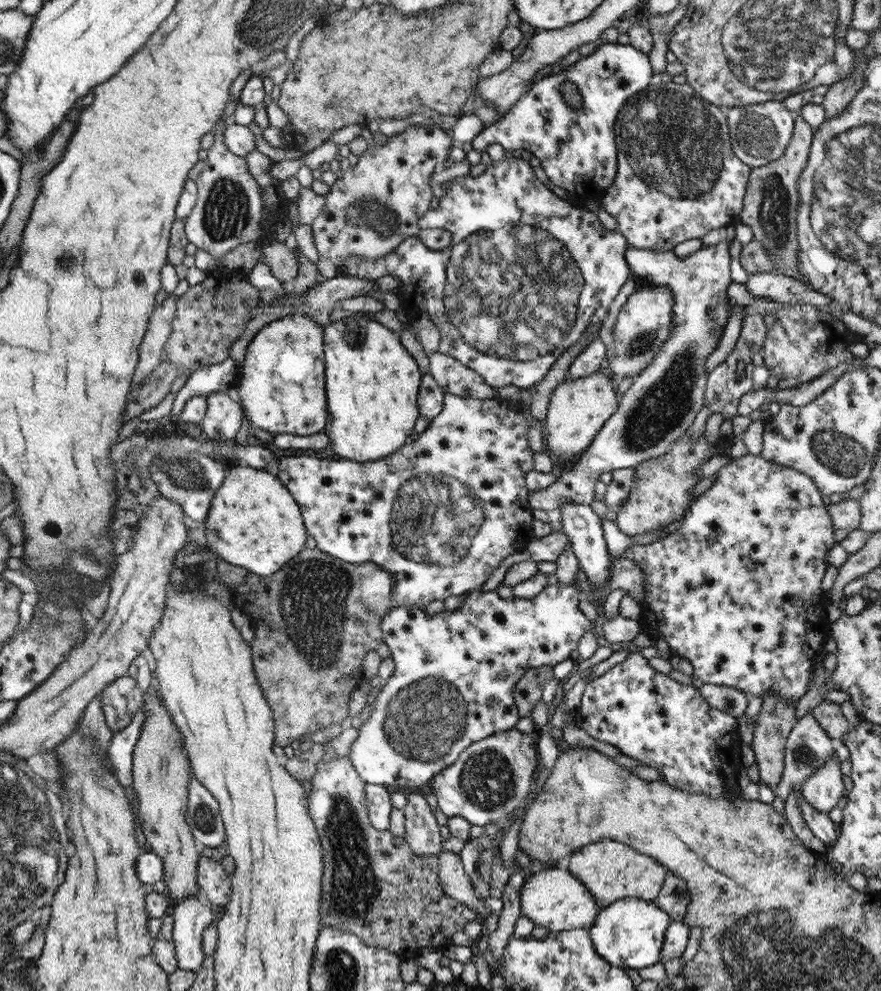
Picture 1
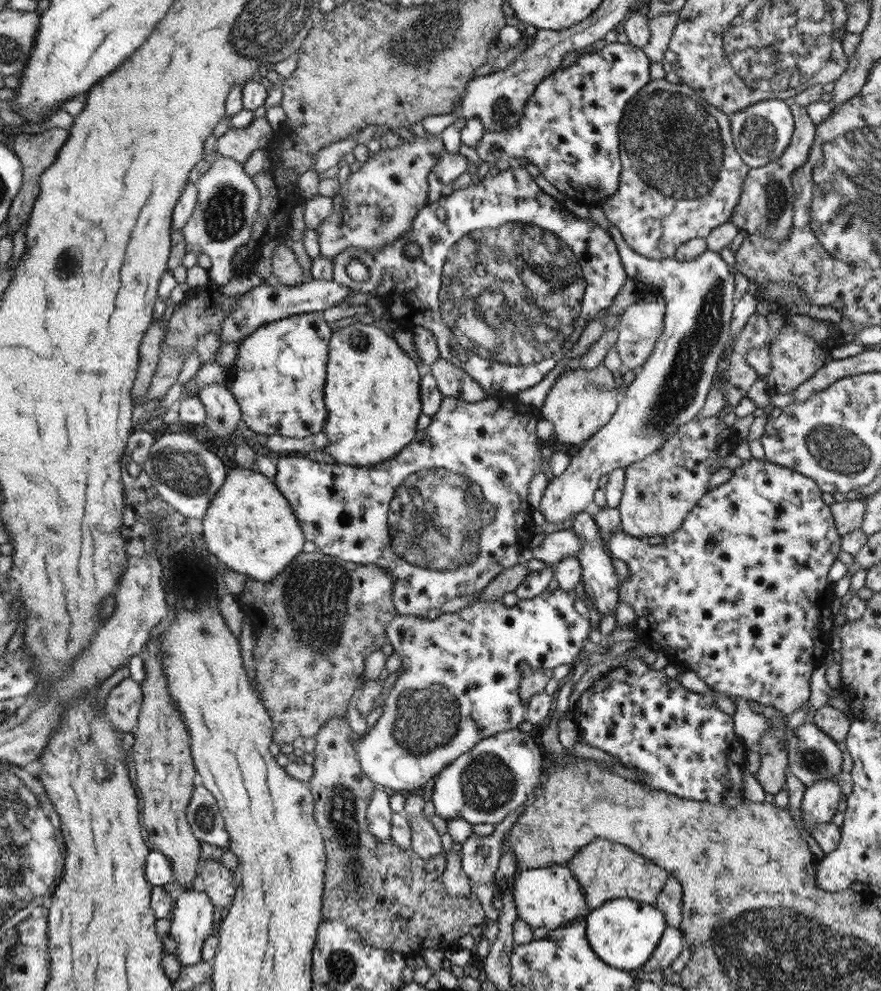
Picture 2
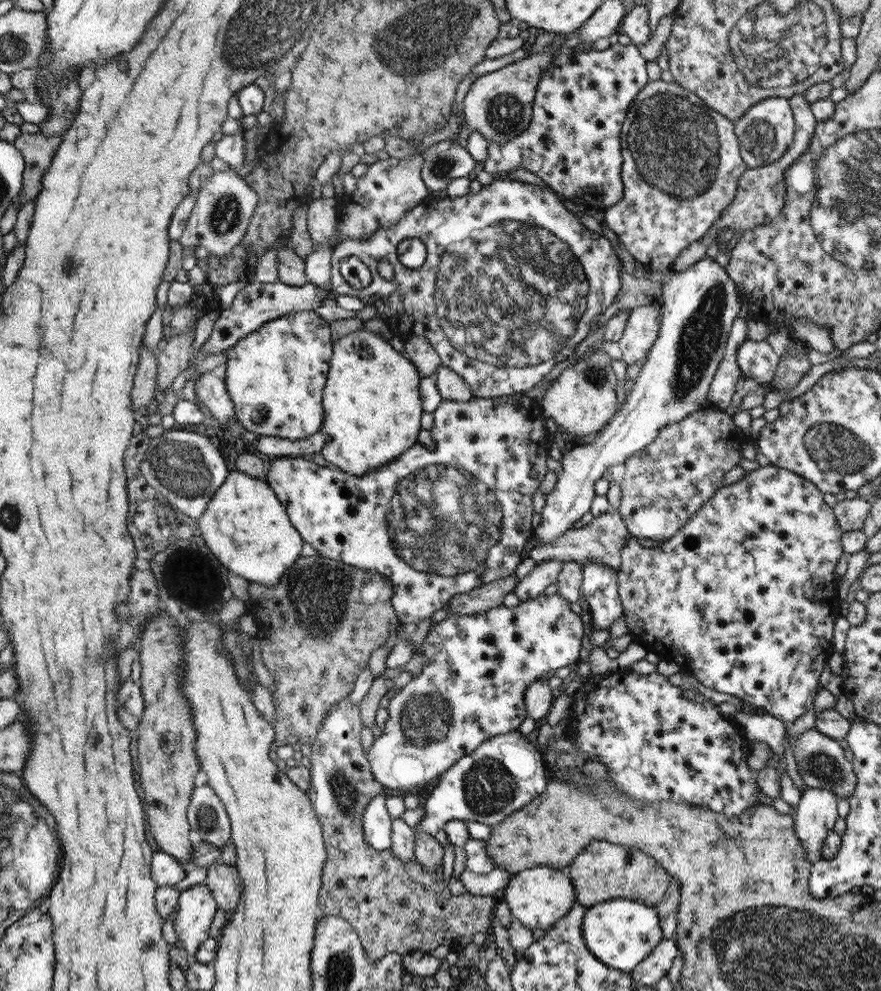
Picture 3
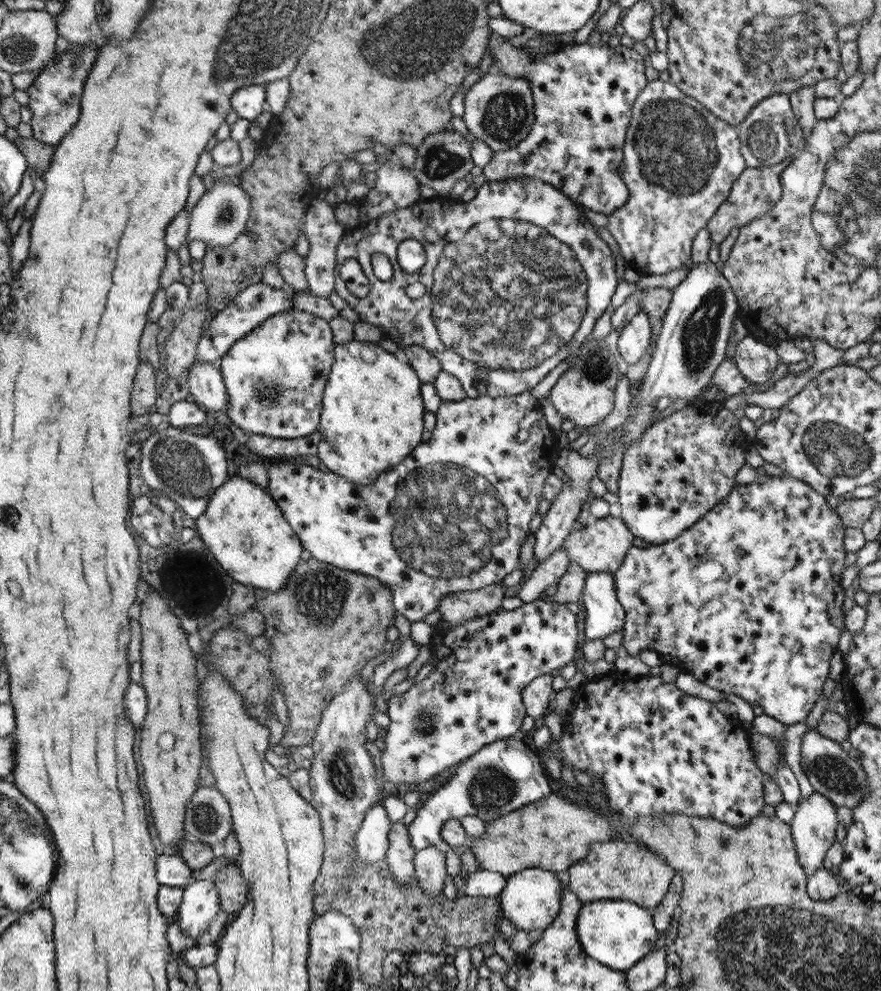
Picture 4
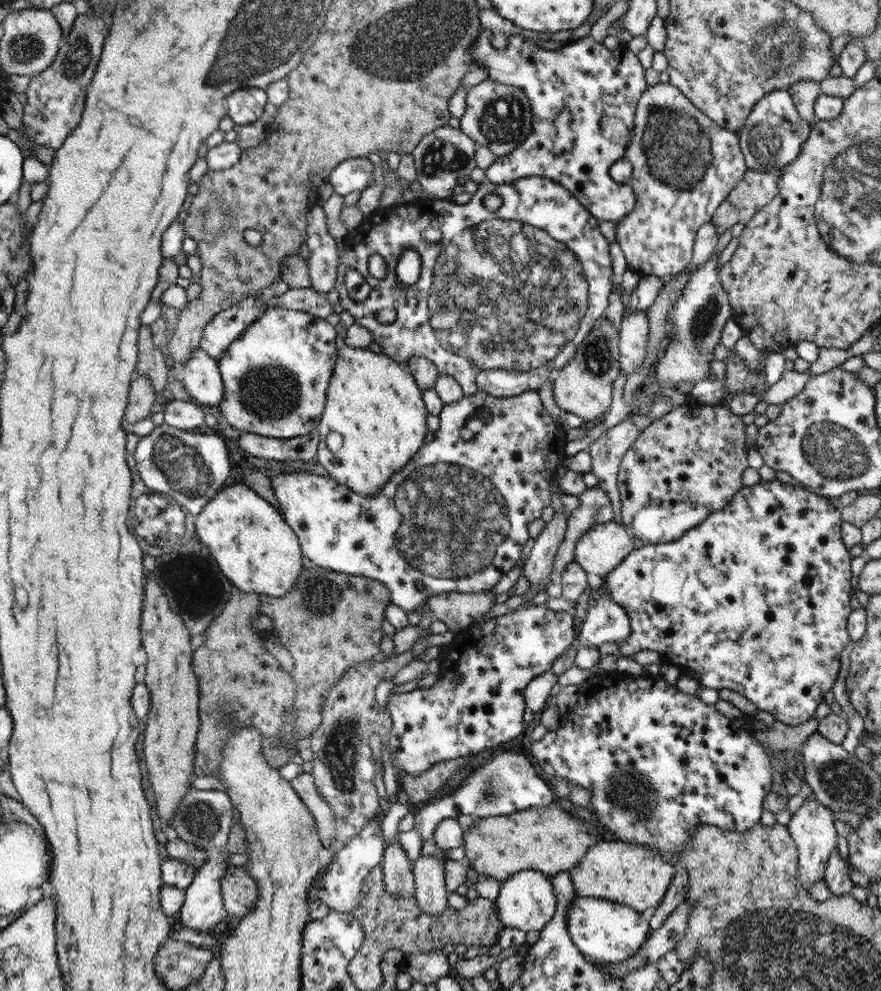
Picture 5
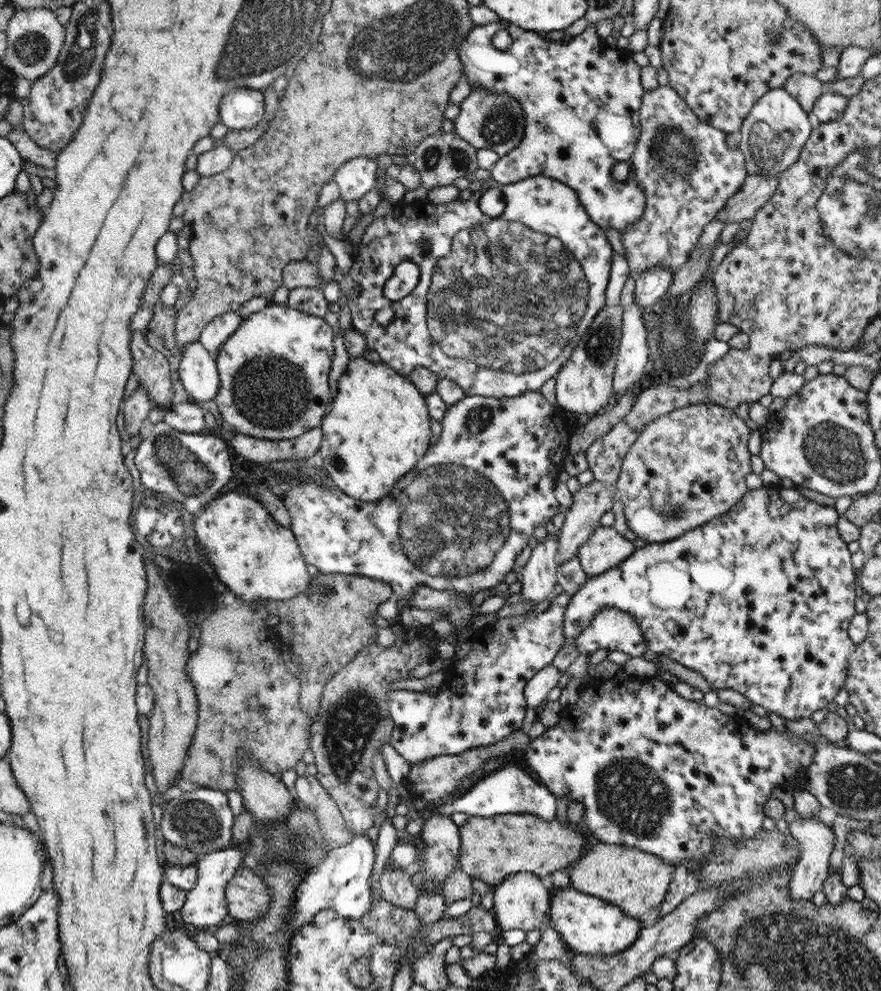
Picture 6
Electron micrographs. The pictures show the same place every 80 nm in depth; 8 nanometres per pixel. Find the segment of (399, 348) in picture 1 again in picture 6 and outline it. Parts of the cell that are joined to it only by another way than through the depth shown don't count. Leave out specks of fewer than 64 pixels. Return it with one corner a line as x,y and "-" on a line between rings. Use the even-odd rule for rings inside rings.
364,356
350,359
338,381
336,401
320,426
323,439
319,450
323,458
322,469
329,483
360,501
378,502
391,495
399,480
419,463
429,449
432,432
426,401
412,382
398,376
398,372
382,360
368,362

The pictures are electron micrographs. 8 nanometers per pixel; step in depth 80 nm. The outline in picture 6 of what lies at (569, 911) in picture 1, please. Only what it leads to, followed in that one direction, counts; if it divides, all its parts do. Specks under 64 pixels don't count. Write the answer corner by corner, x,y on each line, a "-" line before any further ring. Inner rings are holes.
518,872
504,879
494,887
493,916
499,931
505,930
542,930
550,920
553,907
548,880
536,877
530,872

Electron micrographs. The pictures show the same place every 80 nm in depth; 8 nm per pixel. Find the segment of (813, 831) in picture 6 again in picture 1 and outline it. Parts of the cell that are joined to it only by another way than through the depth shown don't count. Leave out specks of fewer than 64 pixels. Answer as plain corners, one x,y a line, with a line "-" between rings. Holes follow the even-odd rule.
840,756
829,758
822,768
819,768
801,785
801,794
816,810
830,812
846,795
842,772
840,771

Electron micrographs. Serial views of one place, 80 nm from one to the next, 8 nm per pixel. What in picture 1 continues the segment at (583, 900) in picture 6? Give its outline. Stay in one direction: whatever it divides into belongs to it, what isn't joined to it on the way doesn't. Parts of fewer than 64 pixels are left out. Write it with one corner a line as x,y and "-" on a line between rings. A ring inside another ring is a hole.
624,898
600,909
595,923
590,928
591,940
594,941
599,955
610,965
618,968
627,967
629,970
636,971
660,962
665,932
671,921
670,914
664,912
654,902

